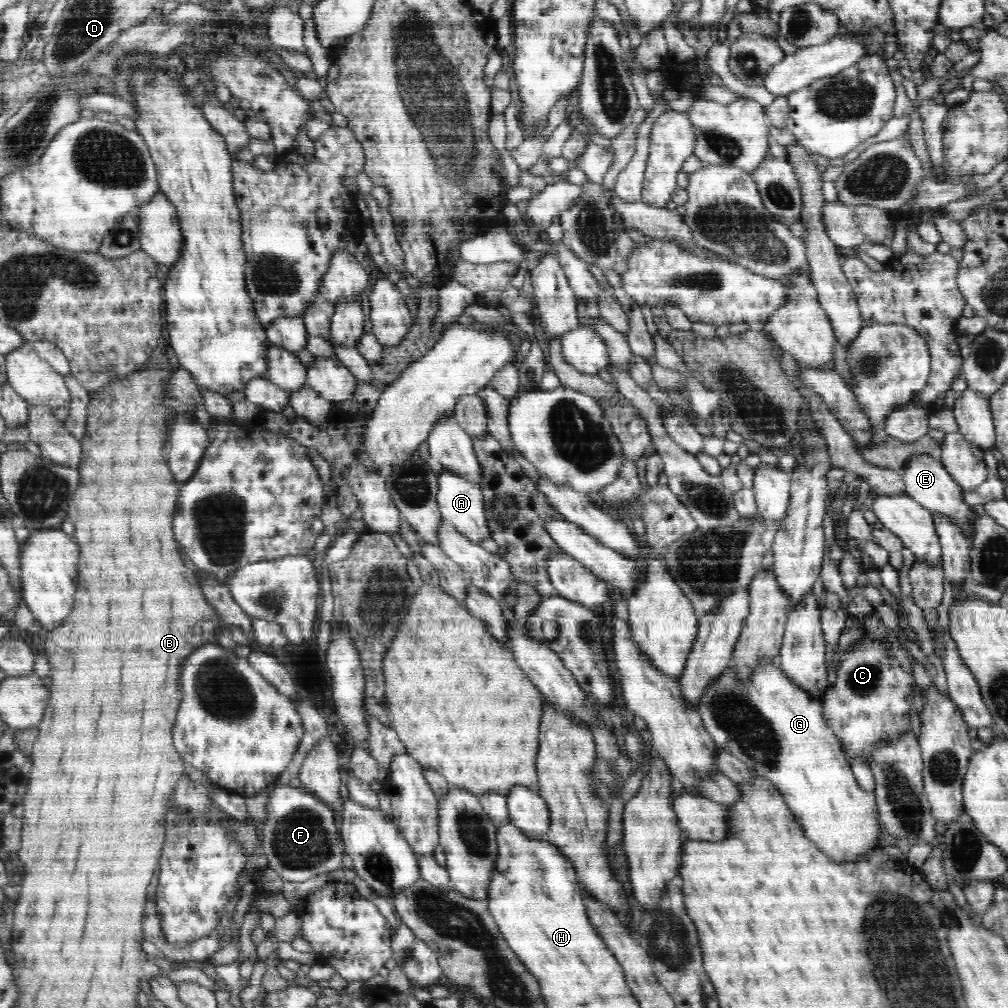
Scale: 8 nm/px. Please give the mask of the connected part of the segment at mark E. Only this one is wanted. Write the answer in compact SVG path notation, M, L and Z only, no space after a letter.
M914 454L902 472L902 478L905 485L905 494L916 500L921 506L934 514L944 514L948 516L954 523L958 523L964 533L968 536L972 533L972 514L974 510L964 501L964 491L960 485L952 479L952 476L946 471L941 464L940 459L933 458L928 454Z

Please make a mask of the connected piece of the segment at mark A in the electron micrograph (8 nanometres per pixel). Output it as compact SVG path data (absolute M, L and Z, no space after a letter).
M443 469L436 501L443 520L473 543L490 537L484 496L478 484Z

